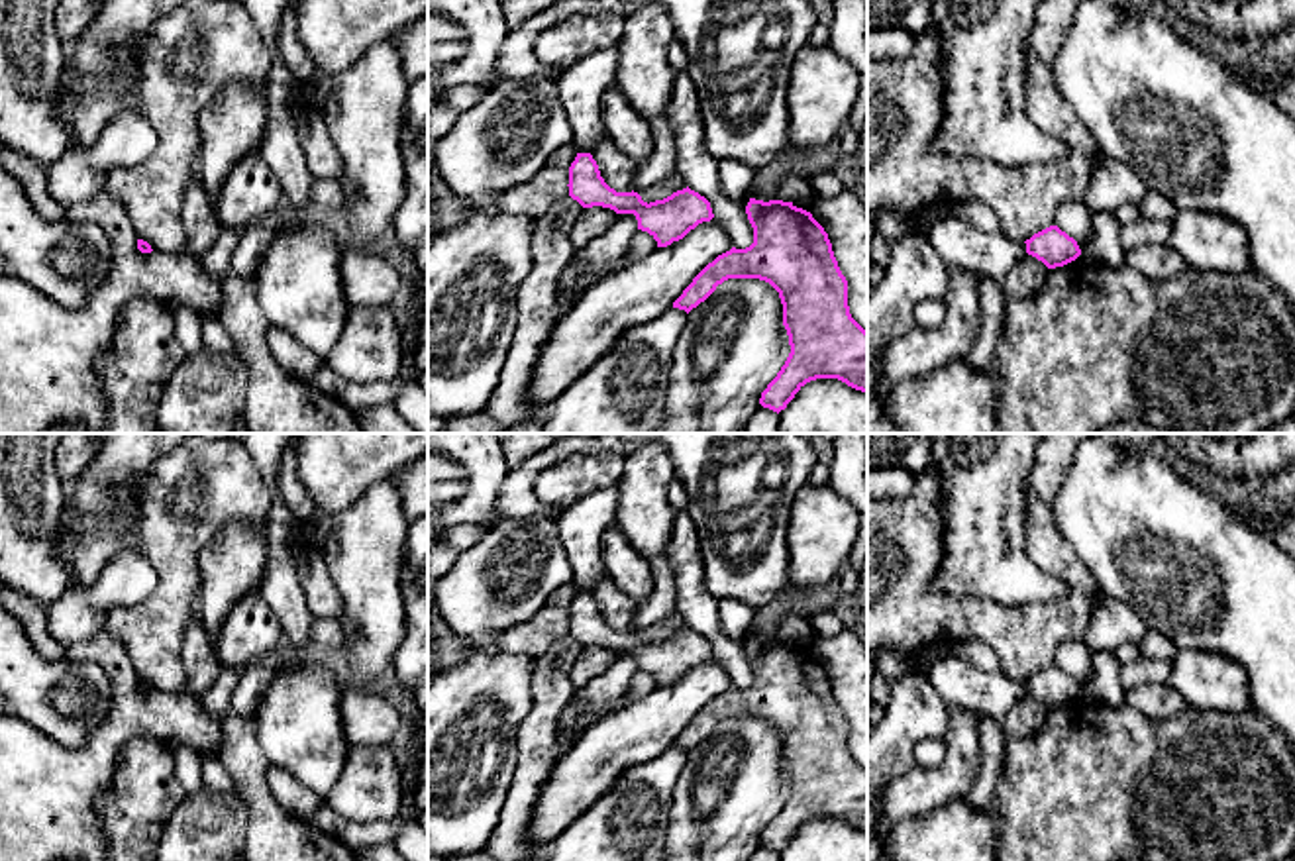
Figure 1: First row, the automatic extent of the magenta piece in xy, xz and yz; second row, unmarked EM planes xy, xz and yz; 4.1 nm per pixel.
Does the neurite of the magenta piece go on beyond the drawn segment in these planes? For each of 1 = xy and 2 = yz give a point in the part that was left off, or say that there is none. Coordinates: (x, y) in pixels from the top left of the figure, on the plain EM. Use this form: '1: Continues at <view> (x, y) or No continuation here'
1: No continuation here
2: No continuation here

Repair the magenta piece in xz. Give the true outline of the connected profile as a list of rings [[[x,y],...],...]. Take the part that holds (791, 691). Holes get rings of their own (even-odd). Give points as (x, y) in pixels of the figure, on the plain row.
[[[750,637],[746,653],[753,667],[753,683],[746,688],[732,686],[708,702],[673,741],[673,747],[689,753],[728,718],[765,720],[779,732],[791,792],[761,832],[759,843],[779,853],[806,822],[816,818],[838,818],[867,832],[867,771],[850,753],[848,720],[824,667],[810,651],[783,639]]]

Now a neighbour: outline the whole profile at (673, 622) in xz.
[[[673,612],[665,620],[640,630],[638,633],[642,635],[644,641],[649,643],[649,641],[655,641],[655,639],[663,639],[663,637],[667,637],[673,632],[683,630],[683,628],[687,628],[685,620],[679,614]]]

